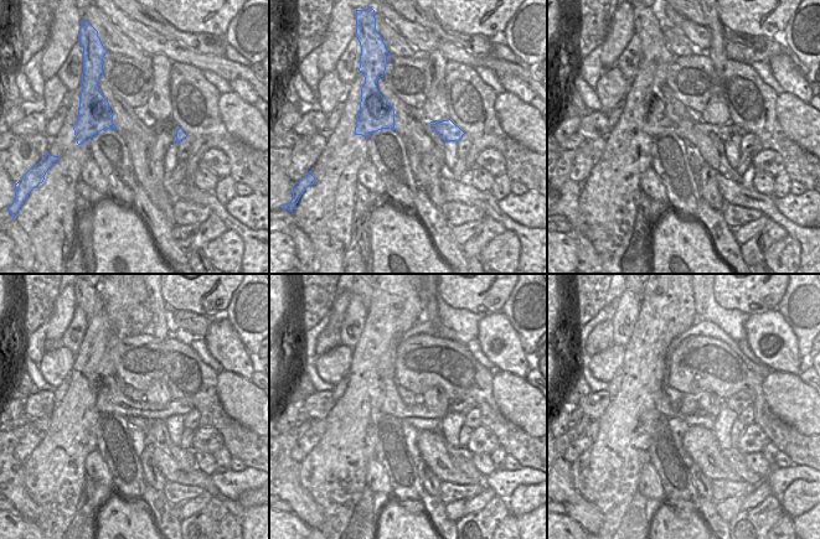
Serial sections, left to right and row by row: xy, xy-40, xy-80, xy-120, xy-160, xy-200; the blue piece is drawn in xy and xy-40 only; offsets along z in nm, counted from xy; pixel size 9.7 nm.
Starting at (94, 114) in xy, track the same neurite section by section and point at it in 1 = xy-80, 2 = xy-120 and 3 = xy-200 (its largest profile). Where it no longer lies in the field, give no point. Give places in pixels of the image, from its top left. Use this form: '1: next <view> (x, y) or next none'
1: next xy-80 (659, 118)
2: next xy-120 (109, 398)
3: next xy-200 (663, 404)

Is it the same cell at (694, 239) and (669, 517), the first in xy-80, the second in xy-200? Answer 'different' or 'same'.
same

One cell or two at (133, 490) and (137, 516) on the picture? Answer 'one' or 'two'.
two

